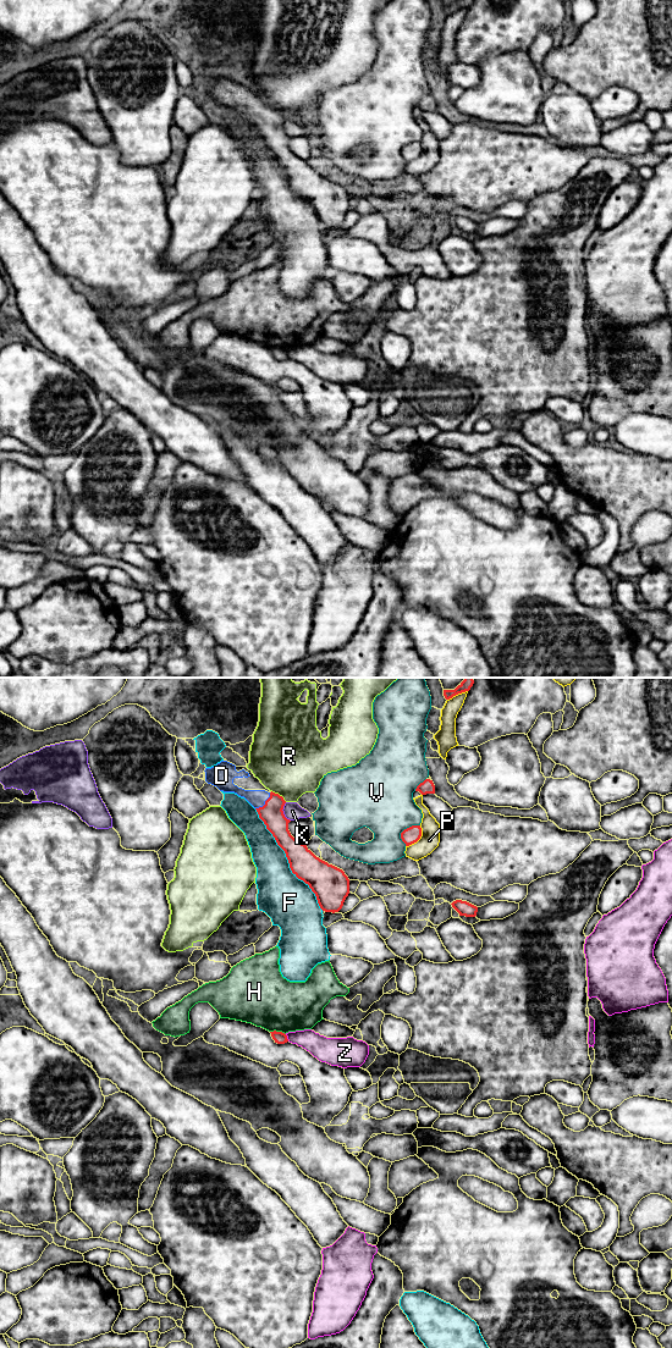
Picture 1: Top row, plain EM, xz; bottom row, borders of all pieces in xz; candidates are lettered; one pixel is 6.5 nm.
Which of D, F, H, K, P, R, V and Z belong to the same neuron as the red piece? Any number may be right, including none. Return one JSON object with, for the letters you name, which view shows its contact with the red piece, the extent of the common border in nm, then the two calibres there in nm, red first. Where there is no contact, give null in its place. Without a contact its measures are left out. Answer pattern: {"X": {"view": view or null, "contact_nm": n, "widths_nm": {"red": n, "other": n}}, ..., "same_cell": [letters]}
{"D": {"view": "xz", "contact_nm": 150, "widths_nm": {"red": 150, "other": 110}}, "same_cell": ["D"]}

